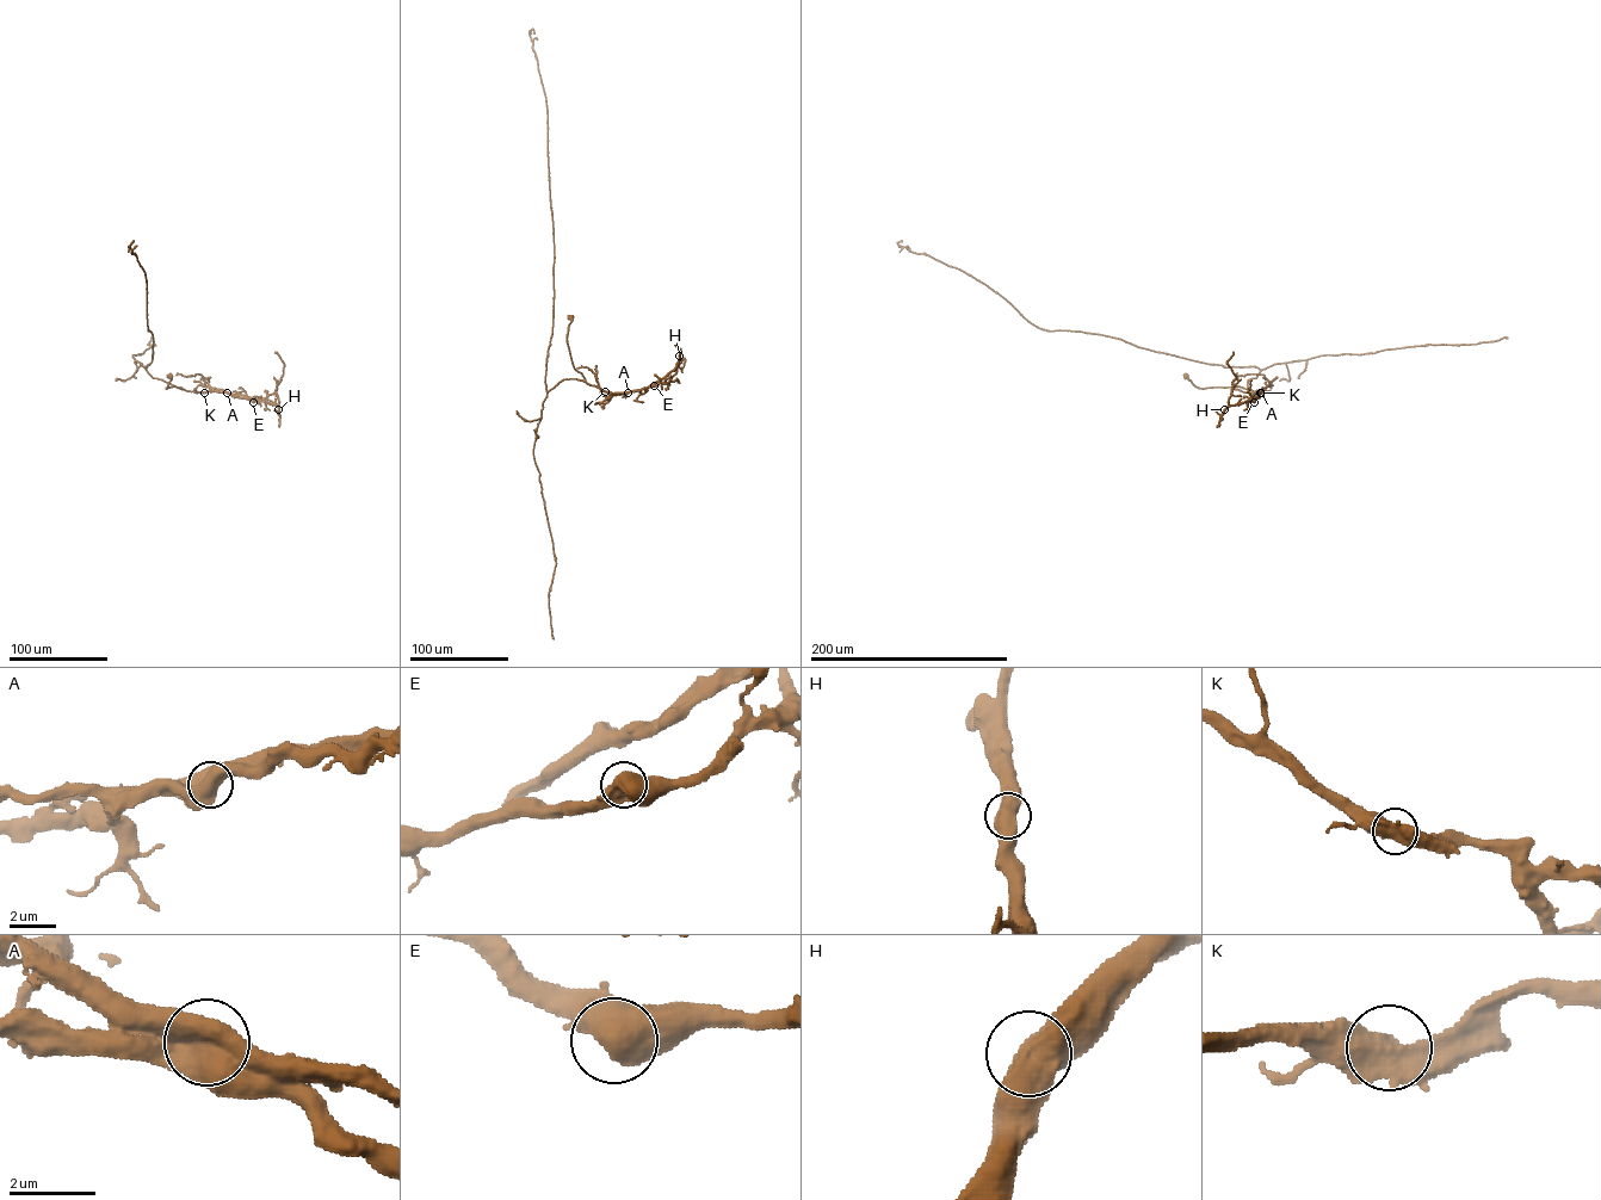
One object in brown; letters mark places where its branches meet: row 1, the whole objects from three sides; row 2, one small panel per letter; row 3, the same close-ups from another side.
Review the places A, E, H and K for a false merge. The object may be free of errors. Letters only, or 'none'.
A

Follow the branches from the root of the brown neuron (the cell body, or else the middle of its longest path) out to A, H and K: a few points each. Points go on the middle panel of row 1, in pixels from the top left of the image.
A: (570, 317), (567, 341), (574, 367), (589, 384), (611, 393), (628, 393)
H: (570, 317), (567, 341), (574, 367), (586, 382), (605, 391), (646, 389), (672, 371), (679, 356)
K: (570, 317), (567, 341), (574, 367), (586, 382), (605, 391)

